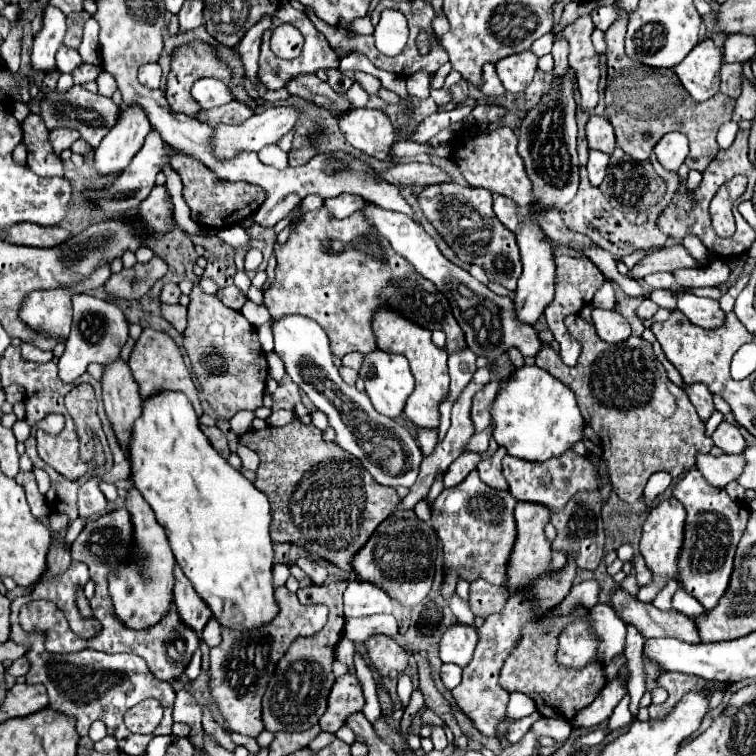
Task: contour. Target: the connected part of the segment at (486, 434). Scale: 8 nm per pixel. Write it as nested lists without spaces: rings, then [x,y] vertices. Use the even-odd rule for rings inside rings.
[[[490,423],[482,433],[474,433],[474,435],[470,437],[470,441],[466,443],[464,451],[466,451],[466,453],[484,453],[484,451],[488,449],[492,431],[494,431],[494,423]]]

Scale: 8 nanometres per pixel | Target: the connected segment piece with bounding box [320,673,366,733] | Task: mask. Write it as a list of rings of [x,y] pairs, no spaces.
[[[346,673],[346,675],[338,677],[334,683],[334,689],[328,697],[328,709],[326,709],[324,717],[320,719],[322,731],[336,733],[346,723],[346,717],[350,717],[350,713],[362,711],[364,703],[366,703],[366,699],[364,699],[362,685],[356,679],[356,675]]]

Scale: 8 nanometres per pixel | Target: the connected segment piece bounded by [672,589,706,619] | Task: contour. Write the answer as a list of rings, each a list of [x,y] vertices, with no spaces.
[[[678,589],[678,591],[676,591],[672,605],[674,605],[676,611],[680,611],[680,613],[692,617],[692,619],[698,617],[698,615],[702,617],[702,613],[706,613],[706,609],[704,609],[704,607],[690,595],[690,593],[686,593],[684,589]]]

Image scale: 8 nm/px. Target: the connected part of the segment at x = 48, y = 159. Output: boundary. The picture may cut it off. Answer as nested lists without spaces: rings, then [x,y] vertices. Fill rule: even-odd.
[[[28,115],[28,119],[22,123],[24,131],[24,143],[28,147],[28,167],[40,175],[40,177],[62,177],[64,167],[62,159],[54,153],[48,135],[50,131],[46,129],[42,117],[38,115]]]

